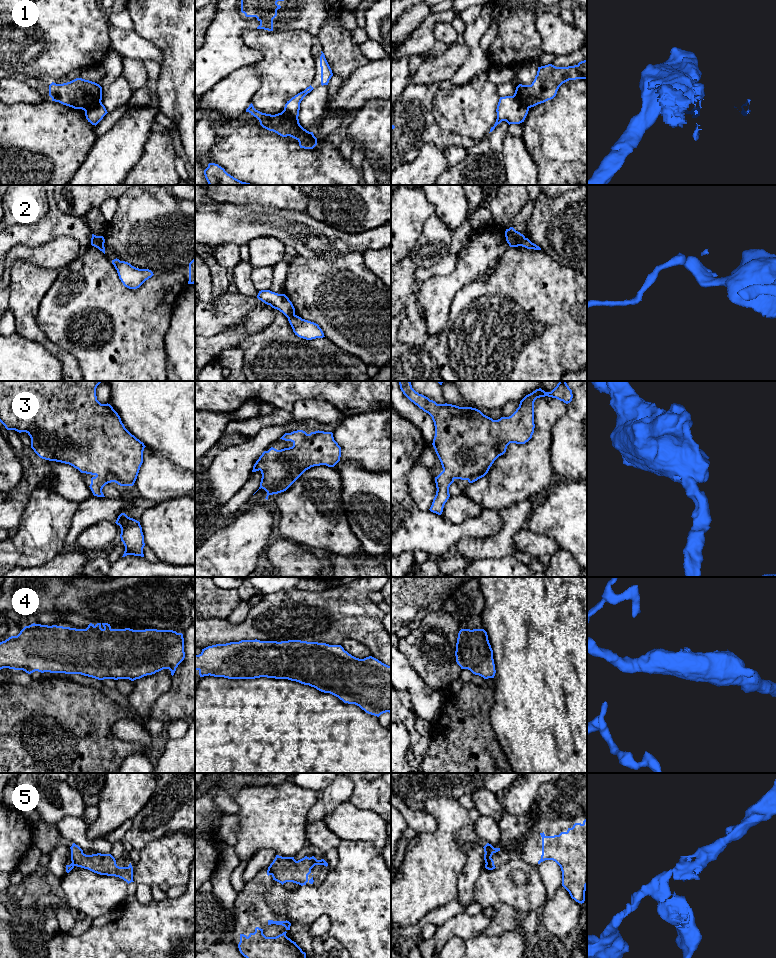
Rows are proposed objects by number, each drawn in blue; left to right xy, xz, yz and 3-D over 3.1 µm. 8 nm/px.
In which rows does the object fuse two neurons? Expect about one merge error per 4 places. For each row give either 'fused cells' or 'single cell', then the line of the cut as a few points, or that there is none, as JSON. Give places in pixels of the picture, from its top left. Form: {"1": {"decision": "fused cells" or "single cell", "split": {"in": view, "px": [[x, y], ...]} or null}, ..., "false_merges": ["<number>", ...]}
{"1": {"decision": "fused cells", "split": {"in": "xz", "px": [[282, 111], [289, 114], [299, 124]]}}, "2": {"decision": "fused cells", "split": {"in": "yz", "px": [[524, 237], [521, 245]]}}, "3": {"decision": "single cell", "split": null}, "4": {"decision": "single cell", "split": null}, "5": {"decision": "fused cells", "split": {"in": "yz", "px": [[490, 857], [486, 863]]}}, "false_merges": ["1", "2", "5"]}

